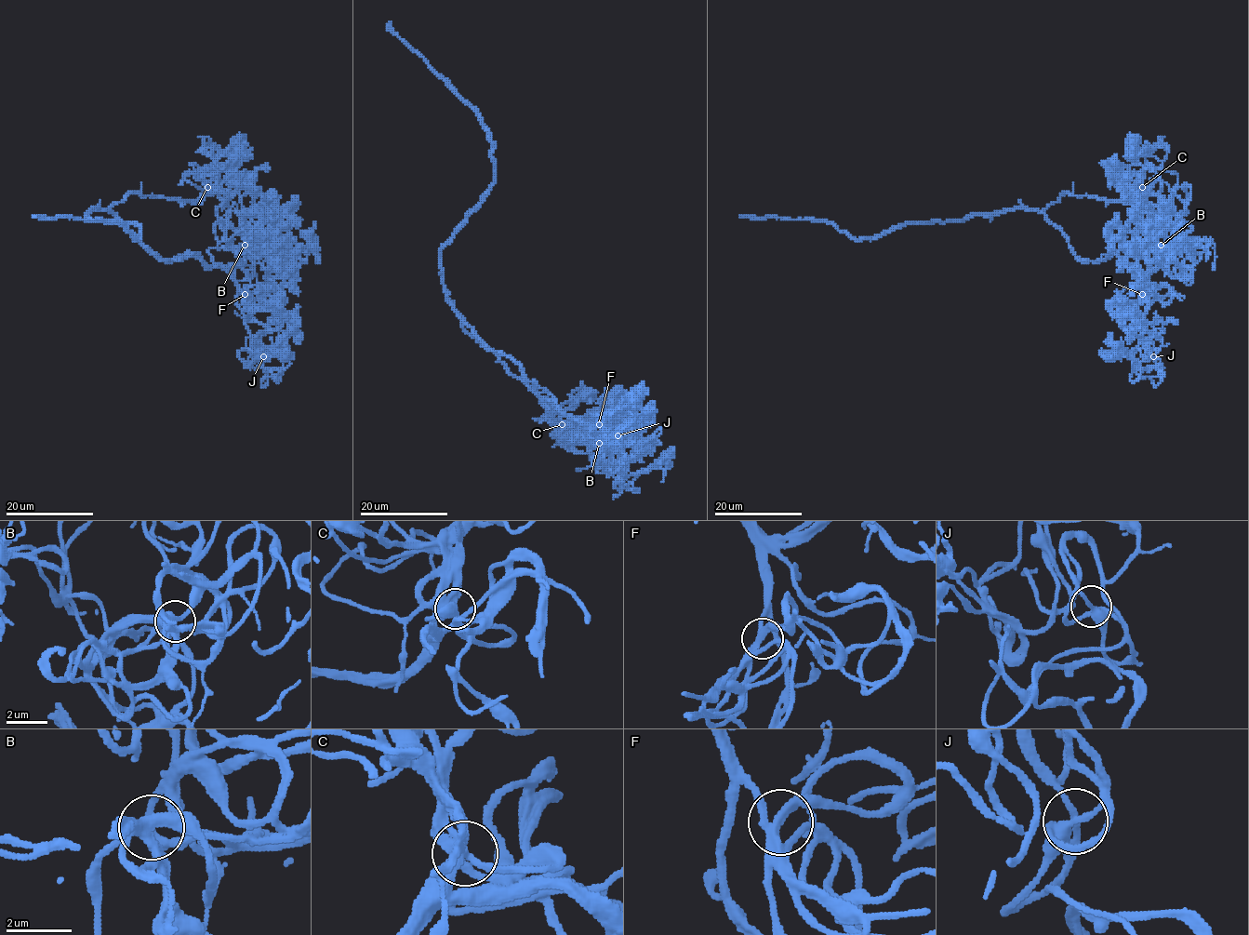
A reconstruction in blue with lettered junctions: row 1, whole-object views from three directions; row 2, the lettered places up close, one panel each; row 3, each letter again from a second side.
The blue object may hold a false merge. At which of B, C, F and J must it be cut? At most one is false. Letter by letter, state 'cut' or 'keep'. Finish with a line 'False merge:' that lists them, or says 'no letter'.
B: keep
C: keep
F: keep
J: keep
False merge: no letter

